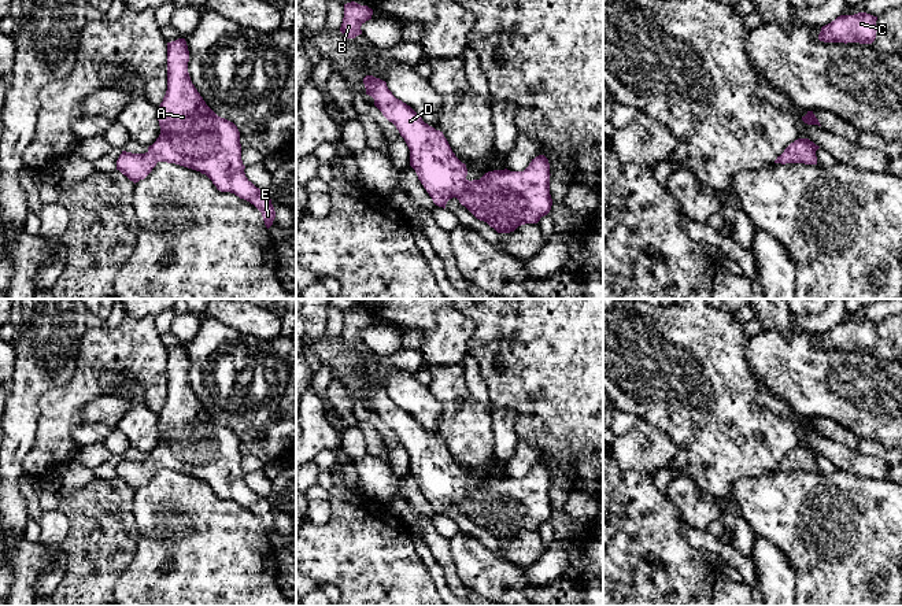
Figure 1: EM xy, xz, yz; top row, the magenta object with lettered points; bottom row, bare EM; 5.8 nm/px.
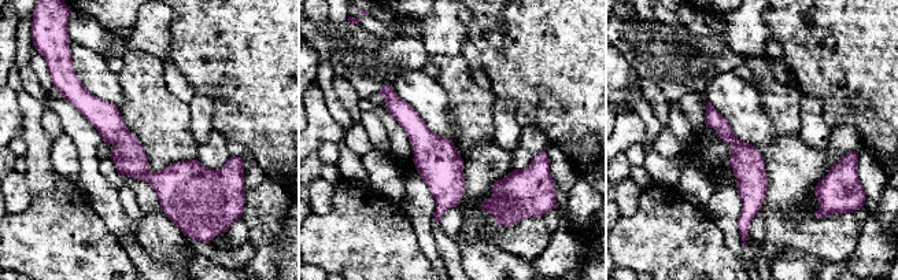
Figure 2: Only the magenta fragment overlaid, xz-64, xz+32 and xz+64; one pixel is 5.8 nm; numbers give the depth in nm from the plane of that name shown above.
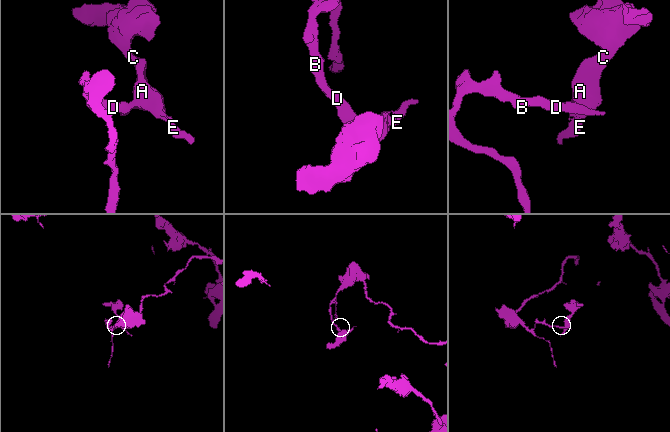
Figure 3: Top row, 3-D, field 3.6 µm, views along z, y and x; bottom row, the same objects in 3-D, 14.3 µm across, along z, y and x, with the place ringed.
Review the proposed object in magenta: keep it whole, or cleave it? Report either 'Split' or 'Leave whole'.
Leave whole

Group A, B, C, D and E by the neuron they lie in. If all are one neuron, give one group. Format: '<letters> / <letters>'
A B C D E

